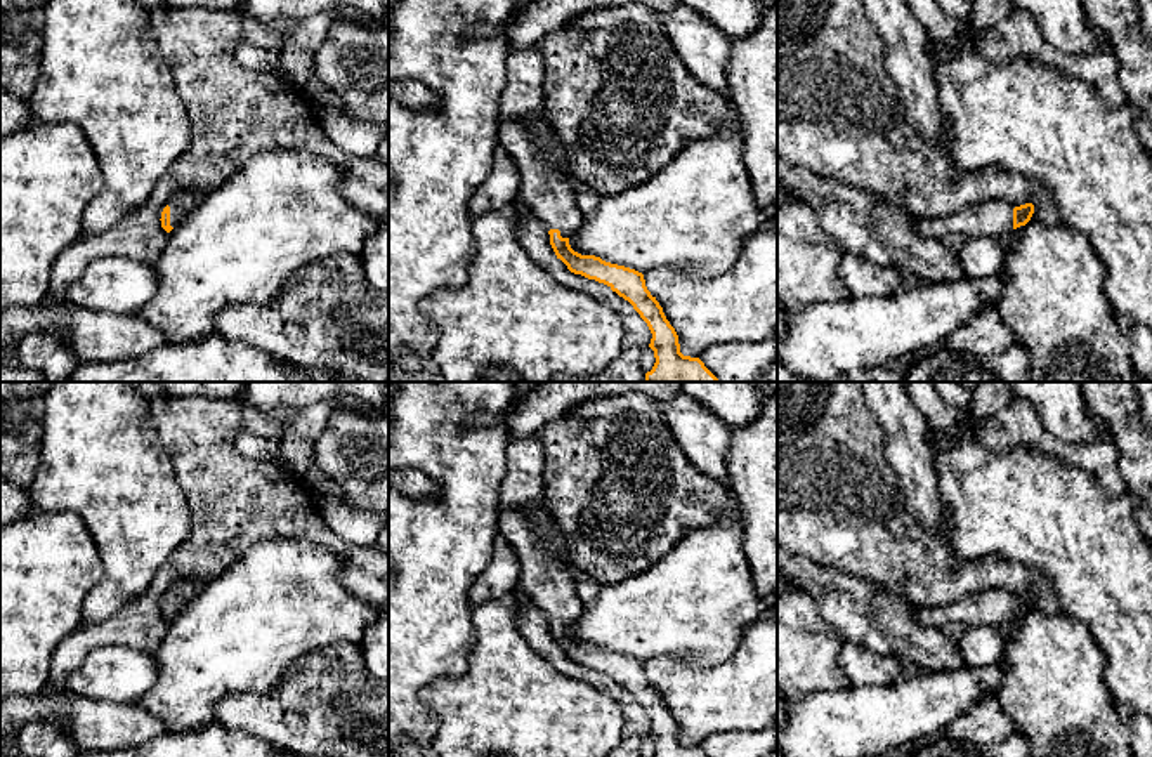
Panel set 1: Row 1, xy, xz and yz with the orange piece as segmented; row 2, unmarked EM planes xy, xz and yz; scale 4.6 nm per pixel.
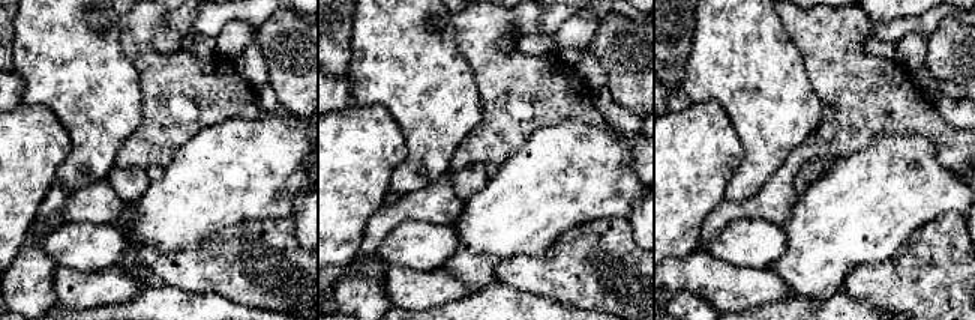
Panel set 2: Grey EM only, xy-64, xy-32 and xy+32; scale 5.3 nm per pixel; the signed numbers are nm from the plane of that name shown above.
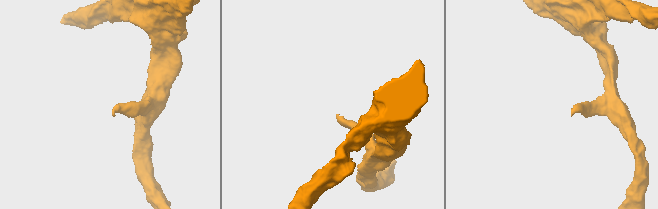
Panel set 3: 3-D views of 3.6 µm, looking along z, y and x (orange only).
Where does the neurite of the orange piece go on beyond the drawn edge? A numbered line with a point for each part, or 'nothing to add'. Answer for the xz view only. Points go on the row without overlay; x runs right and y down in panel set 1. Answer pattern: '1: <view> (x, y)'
1: xz (550, 587)

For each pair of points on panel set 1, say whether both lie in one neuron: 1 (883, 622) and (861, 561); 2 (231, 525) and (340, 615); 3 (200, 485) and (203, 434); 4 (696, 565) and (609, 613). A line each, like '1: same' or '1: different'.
1: different
2: different
3: same
4: same

